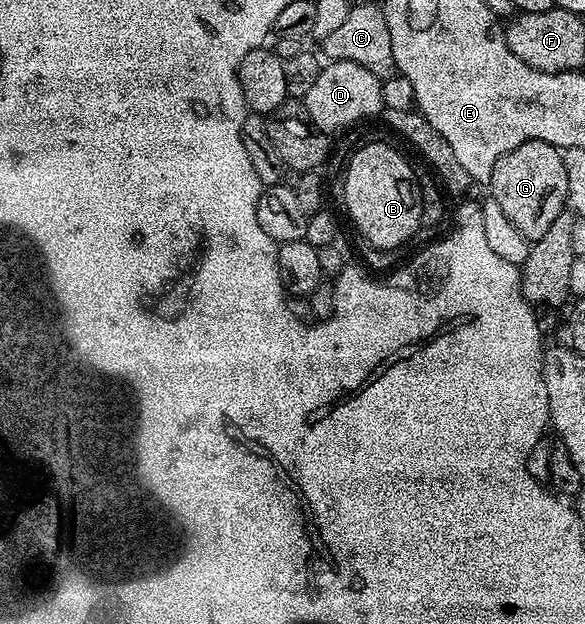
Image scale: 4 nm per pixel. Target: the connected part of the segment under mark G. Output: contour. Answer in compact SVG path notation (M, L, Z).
M528 140L523 146L515 146L491 170L488 191L493 191L493 200L505 220L529 242L543 238L551 224L566 211L569 203L567 190L567 166L563 166L562 149L542 140Z

